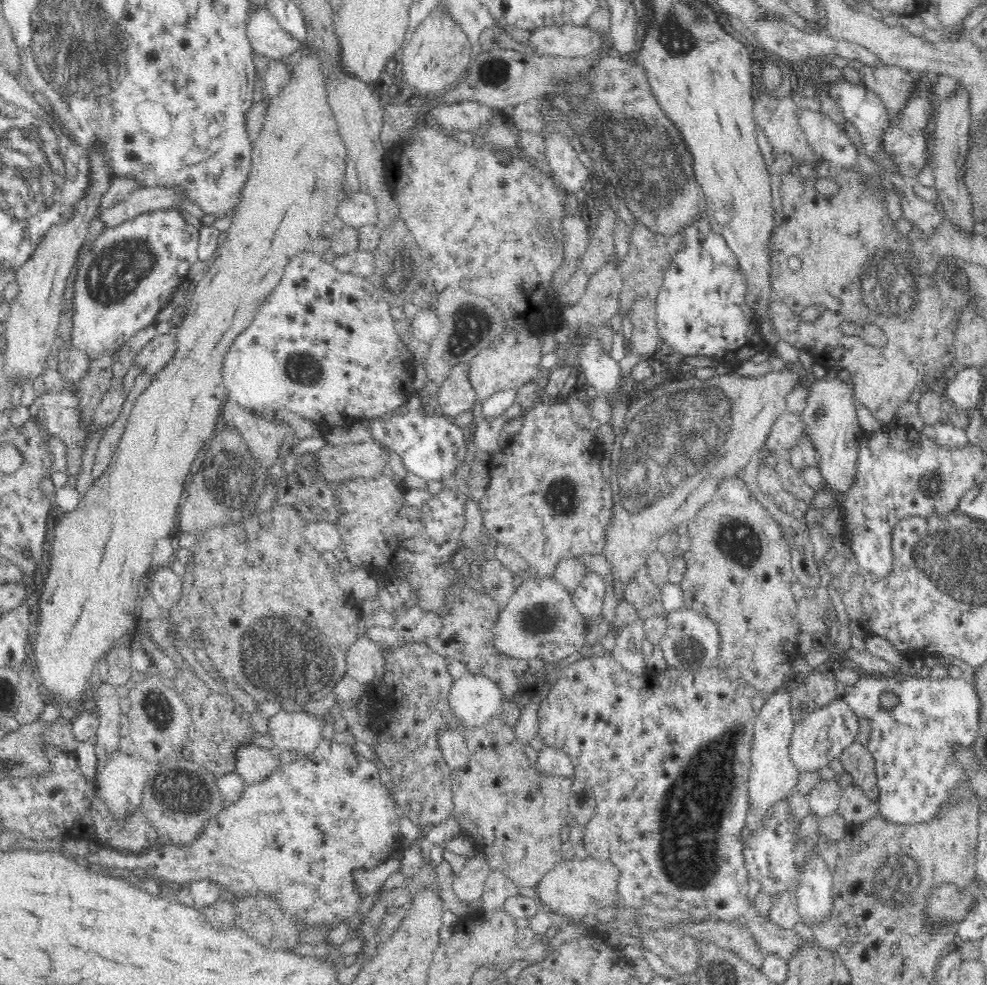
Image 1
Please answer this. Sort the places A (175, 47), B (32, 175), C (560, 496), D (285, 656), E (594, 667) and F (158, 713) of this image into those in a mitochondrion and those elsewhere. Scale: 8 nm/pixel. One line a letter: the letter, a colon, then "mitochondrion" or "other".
A: other
B: mitochondrion
C: mitochondrion
D: mitochondrion
E: other
F: mitochondrion

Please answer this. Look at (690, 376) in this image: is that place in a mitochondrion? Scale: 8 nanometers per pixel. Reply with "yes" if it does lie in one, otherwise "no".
yes

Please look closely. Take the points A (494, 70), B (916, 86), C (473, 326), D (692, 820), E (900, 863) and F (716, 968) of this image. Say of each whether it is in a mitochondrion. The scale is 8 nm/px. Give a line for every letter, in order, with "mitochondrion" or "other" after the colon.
A: mitochondrion
B: other
C: mitochondrion
D: mitochondrion
E: mitochondrion
F: mitochondrion

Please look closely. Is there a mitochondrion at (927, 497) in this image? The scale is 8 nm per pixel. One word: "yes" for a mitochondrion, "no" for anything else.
yes

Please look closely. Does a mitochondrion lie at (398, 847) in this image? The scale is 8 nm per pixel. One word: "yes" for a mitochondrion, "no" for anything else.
no

